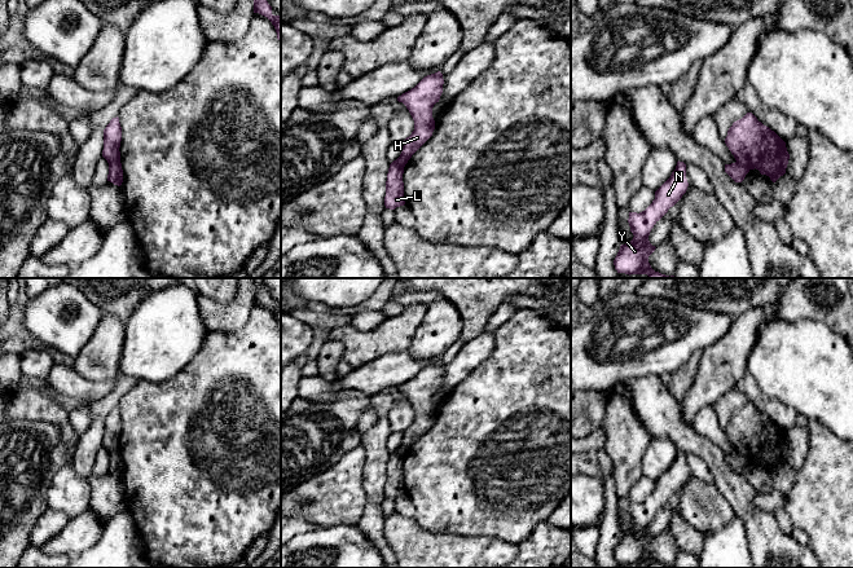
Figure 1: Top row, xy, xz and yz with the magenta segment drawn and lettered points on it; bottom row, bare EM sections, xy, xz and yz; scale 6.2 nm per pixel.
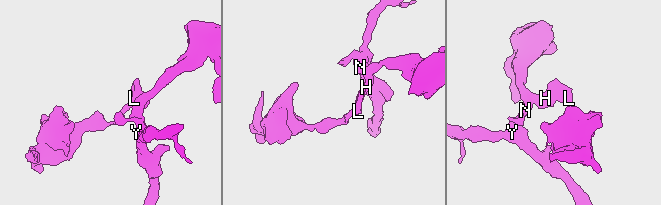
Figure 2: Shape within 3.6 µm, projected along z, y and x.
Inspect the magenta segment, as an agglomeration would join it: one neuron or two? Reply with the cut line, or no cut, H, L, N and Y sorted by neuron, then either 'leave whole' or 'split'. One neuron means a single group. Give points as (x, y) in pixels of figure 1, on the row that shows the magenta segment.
cut in yz along (737, 161), (750, 168); H N Y / L; split

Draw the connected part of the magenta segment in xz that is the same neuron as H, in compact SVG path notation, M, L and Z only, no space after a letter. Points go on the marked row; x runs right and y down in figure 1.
M438 71L425 76L414 88L397 97L397 101L406 106L414 120L414 131L403 141L400 157L409 160L432 136L435 129L432 107L440 100L443 84L443 74Z

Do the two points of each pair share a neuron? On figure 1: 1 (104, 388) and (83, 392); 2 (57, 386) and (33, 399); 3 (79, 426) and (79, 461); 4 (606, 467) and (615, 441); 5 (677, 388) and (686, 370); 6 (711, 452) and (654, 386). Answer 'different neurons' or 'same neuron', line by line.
1: same neuron
2: different neurons
3: different neurons
4: different neurons
5: same neuron
6: same neuron

